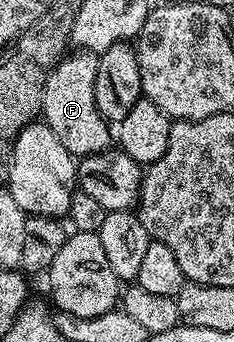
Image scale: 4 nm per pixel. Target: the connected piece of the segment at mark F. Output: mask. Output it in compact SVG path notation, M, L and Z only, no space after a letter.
M70 52L46 77L46 87L42 93L42 112L46 126L56 132L60 144L68 148L75 159L87 158L89 154L99 154L112 146L112 126L100 116L96 108L96 68L98 54L94 52Z

